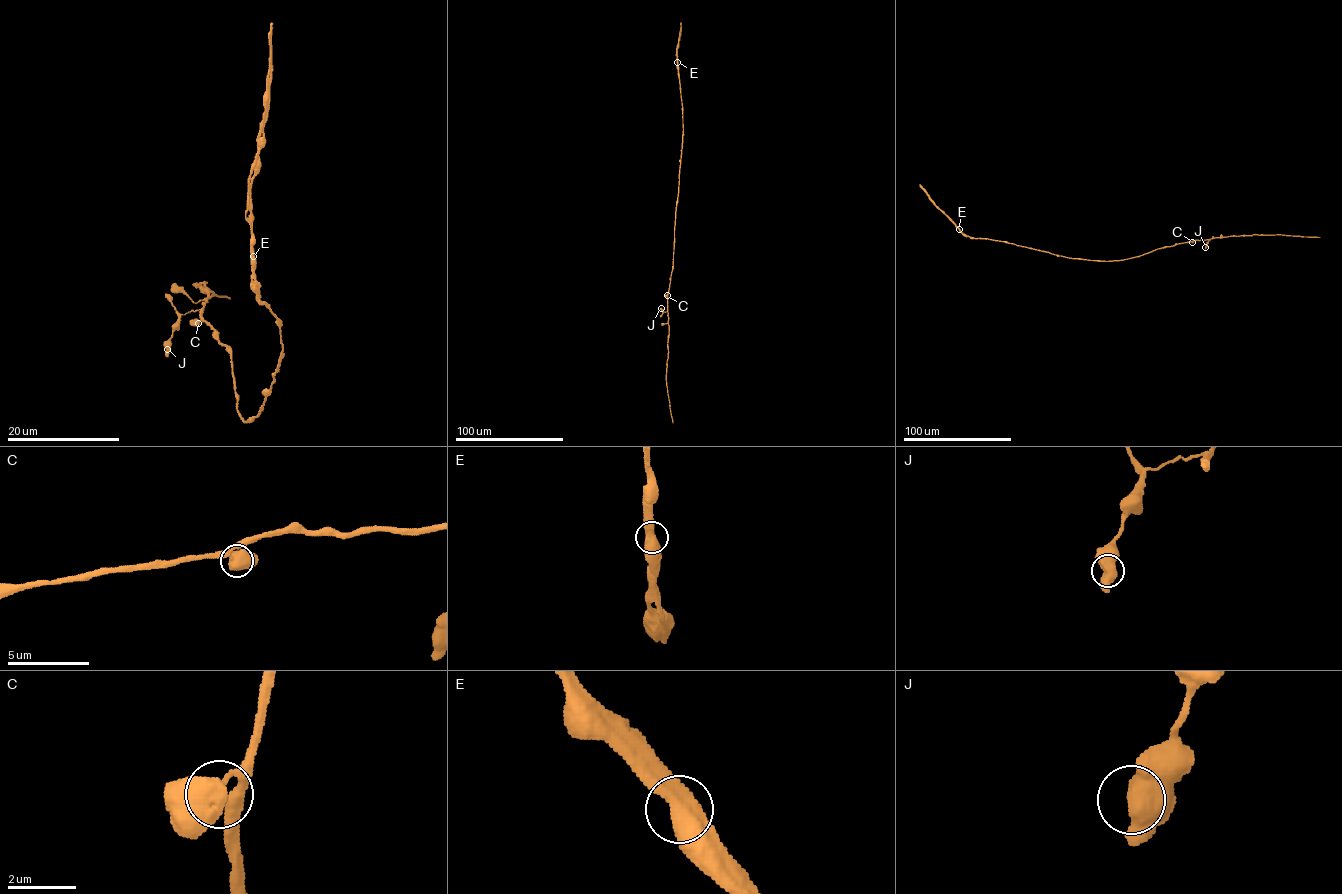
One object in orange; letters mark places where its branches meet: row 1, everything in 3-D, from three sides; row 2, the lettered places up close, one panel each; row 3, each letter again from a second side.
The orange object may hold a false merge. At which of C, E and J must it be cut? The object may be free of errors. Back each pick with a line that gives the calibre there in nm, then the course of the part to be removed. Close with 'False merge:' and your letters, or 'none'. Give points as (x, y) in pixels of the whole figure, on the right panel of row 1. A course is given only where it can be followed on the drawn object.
E: 600 nm | (959, 229), (920, 184)
False merge: E

